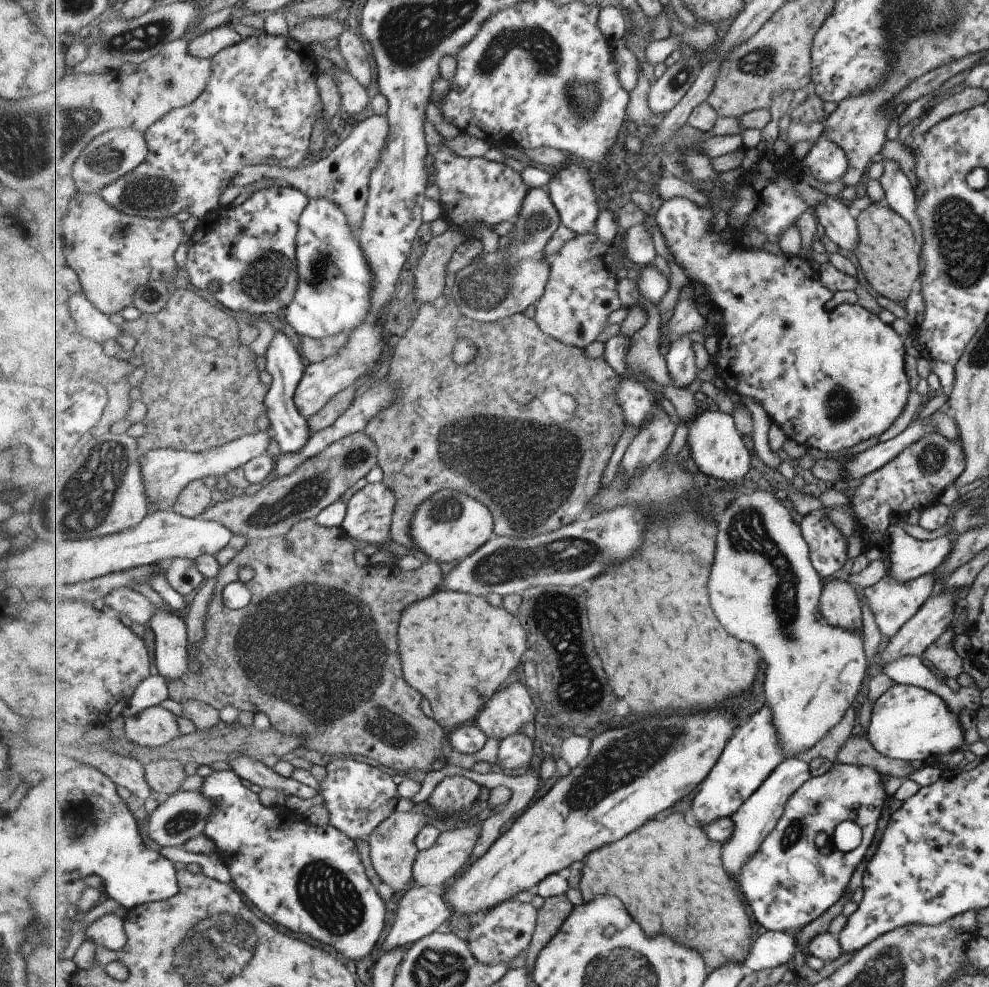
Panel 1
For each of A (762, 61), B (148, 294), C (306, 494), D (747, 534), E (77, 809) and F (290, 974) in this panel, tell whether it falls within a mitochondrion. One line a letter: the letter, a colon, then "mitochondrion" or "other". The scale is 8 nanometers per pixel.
A: mitochondrion
B: mitochondrion
C: mitochondrion
D: mitochondrion
E: other
F: other

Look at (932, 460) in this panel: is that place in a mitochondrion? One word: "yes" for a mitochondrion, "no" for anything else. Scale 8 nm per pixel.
yes

